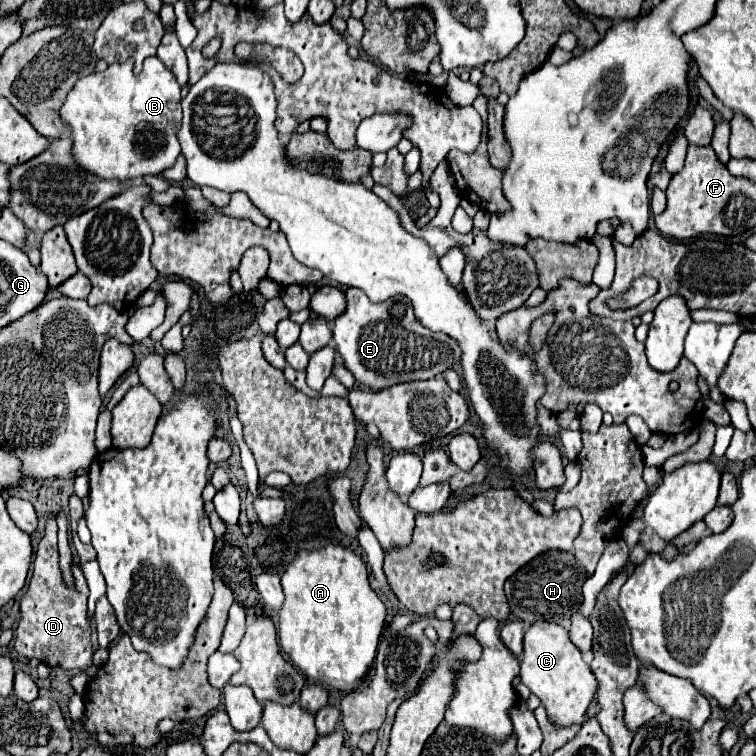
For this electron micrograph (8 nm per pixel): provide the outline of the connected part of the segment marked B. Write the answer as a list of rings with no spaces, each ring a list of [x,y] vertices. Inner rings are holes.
[[[157,56],[145,58],[143,70],[139,74],[133,72],[133,64],[133,60],[111,64],[105,72],[93,72],[77,80],[59,110],[61,120],[71,128],[71,156],[85,172],[103,180],[133,180],[153,174],[157,176],[171,168],[181,152],[177,140],[177,130],[181,128],[181,88],[173,72],[169,72],[169,68],[165,68]]]

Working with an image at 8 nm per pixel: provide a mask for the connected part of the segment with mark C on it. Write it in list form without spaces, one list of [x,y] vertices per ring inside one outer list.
[[[537,622],[525,632],[521,682],[541,700],[547,710],[547,718],[557,728],[567,728],[573,724],[581,726],[599,688],[593,670],[583,662],[579,648],[569,640],[569,632],[553,622]]]

